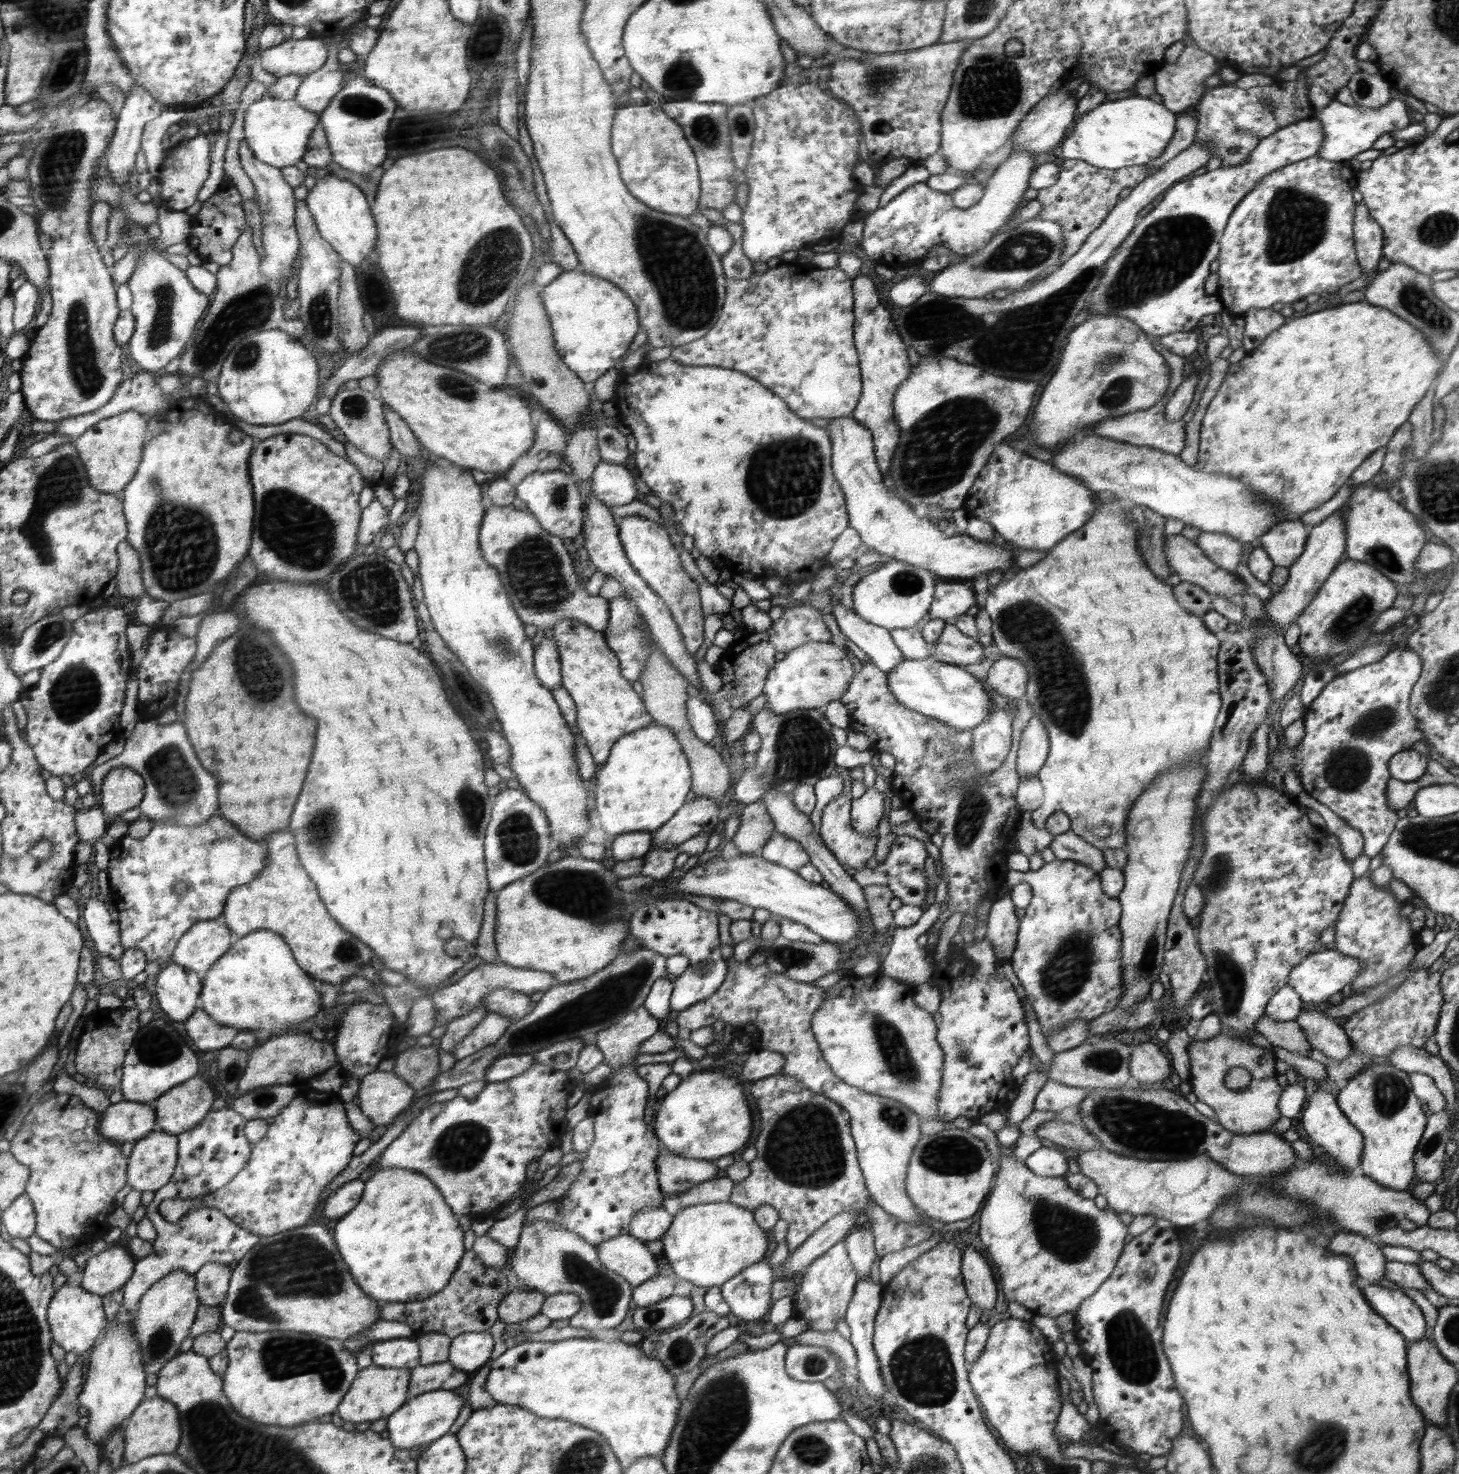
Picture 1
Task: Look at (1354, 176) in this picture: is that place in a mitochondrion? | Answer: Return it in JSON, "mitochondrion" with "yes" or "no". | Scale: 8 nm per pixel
{"mitochondrion":"no"}

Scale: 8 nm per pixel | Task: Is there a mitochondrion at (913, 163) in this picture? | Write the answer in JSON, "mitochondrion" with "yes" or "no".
{"mitochondrion":"no"}

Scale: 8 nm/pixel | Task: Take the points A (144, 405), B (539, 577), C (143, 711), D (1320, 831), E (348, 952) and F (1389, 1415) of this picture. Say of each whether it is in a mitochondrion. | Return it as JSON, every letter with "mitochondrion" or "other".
{"A":"other","B":"mitochondrion","C":"other","D":"other","E":"mitochondrion","F":"other"}

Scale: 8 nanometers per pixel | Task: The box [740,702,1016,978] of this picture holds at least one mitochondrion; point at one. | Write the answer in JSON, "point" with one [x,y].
{"point":[796,748]}

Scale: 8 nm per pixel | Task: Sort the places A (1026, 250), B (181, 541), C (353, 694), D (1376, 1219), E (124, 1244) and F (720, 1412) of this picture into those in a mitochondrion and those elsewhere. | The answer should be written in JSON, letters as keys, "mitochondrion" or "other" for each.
{"A":"mitochondrion","B":"mitochondrion","C":"other","D":"mitochondrion","E":"other","F":"mitochondrion"}

